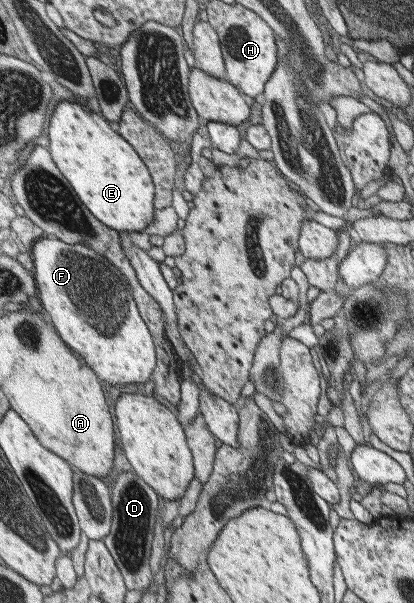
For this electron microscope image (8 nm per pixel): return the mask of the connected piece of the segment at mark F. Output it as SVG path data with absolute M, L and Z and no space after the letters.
M44 237L37 241L30 251L41 304L51 316L52 324L57 326L57 330L61 330L60 335L65 344L68 344L73 352L83 356L88 365L93 366L92 369L107 382L143 384L152 380L159 358L156 342L140 314L139 304L137 299L133 298L133 292L123 271L87 243L69 244L61 239Z

